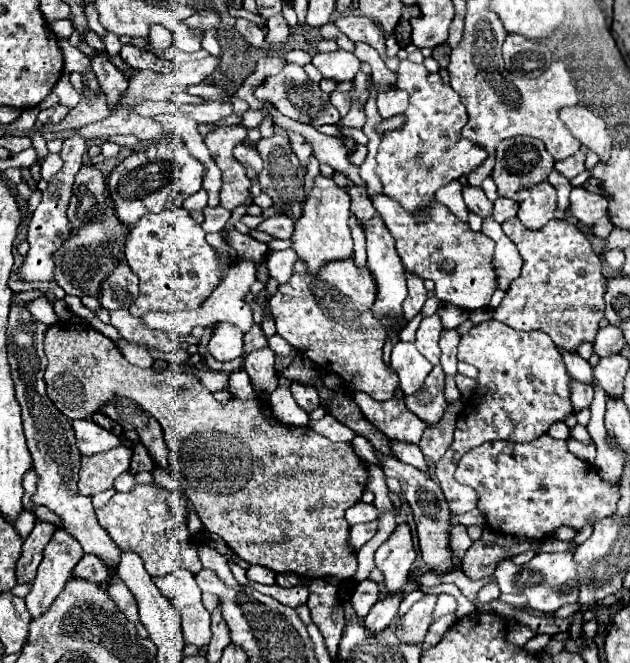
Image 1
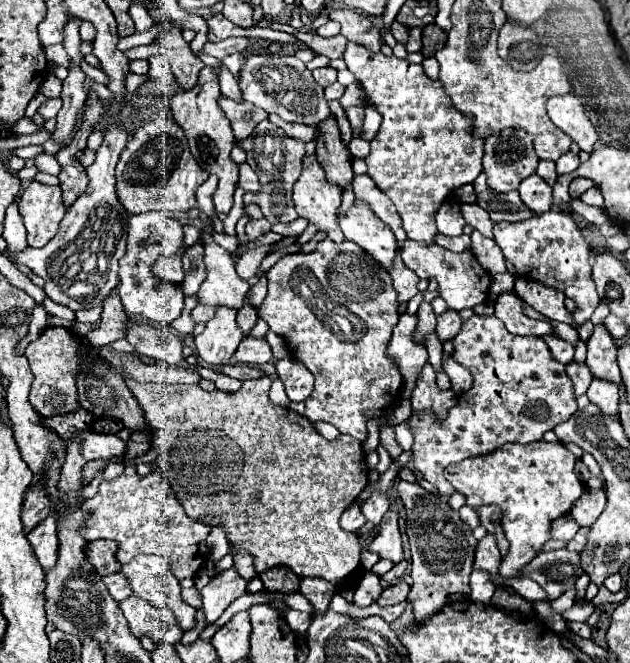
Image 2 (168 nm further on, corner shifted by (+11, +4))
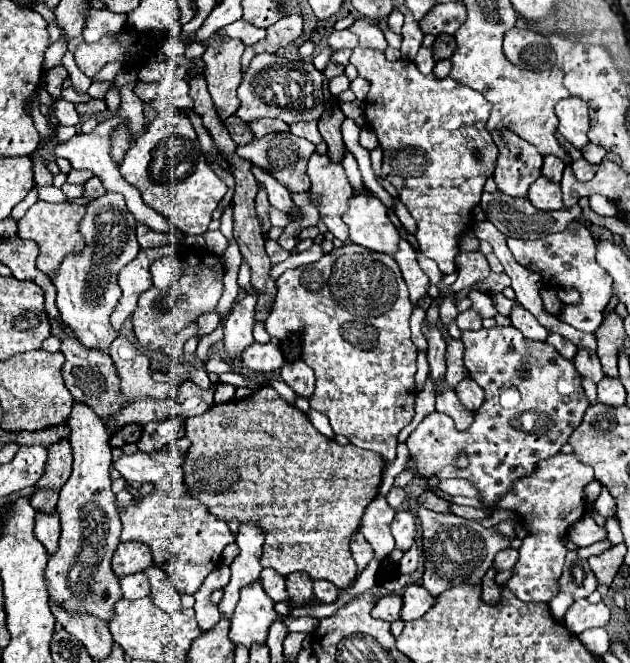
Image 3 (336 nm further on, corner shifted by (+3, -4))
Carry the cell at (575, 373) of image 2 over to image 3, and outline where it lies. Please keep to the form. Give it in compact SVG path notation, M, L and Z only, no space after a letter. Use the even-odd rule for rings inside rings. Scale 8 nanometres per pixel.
M579 350L577 356L573 358L573 364L575 364L577 372L579 372L583 378L593 380L595 384L599 384L599 382L605 378L605 374L603 374L603 370L601 370L601 364L599 364L597 356L591 354L591 352L587 352L587 350Z

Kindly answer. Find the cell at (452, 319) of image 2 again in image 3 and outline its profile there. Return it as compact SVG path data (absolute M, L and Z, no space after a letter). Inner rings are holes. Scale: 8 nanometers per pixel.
M465 310L455 318L455 324L459 326L459 330L479 330L481 328L481 318L477 312Z

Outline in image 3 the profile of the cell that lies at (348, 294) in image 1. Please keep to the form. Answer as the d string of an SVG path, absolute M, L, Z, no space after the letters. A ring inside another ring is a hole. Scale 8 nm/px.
M349 244L349 246L341 246L341 248L333 248L329 254L325 254L321 260L313 262L313 264L305 264L305 266L299 266L295 270L287 270L283 272L277 280L277 296L275 296L275 302L273 302L273 308L271 308L271 314L269 318L265 320L265 328L267 332L273 336L273 338L279 338L281 336L291 336L291 334L299 334L301 336L301 346L303 346L303 362L309 364L313 370L315 370L315 392L313 396L309 398L309 404L313 410L319 410L323 412L329 422L331 422L331 428L335 430L335 434L343 434L343 436L349 438L353 444L361 446L361 448L367 448L367 450L373 450L377 452L385 464L391 464L395 460L395 450L397 450L397 434L401 432L403 426L407 426L411 420L413 420L413 404L415 404L415 384L413 384L413 376L415 376L415 358L417 358L417 348L415 344L411 342L411 332L409 332L409 318L411 318L411 310L413 310L413 304L409 302L409 292L407 292L407 286L405 286L405 280L399 272L399 266L397 262L387 256L387 254L379 254L379 252L371 252L363 246L357 246L357 244Z

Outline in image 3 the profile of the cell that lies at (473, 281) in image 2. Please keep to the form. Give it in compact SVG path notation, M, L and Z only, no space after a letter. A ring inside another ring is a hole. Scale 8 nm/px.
M471 290L467 294L467 298L471 300L471 310L479 312L481 318L493 318L497 314L495 306L493 306L493 300L487 292L481 292L481 290Z

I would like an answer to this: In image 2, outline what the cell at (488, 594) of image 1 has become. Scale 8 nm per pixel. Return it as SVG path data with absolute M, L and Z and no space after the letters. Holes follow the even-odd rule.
M399 480L397 492L407 510L407 536L413 554L411 576L415 584L411 586L407 600L413 604L415 620L421 622L439 612L447 604L449 594L469 594L469 576L473 570L477 538L461 520L459 512L451 510L445 500L429 494L419 484Z

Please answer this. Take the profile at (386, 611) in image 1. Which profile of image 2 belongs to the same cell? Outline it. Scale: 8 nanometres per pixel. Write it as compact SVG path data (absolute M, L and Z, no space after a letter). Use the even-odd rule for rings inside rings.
M399 580L395 586L383 590L381 598L377 600L379 606L393 606L393 604L399 604L399 602L405 602L407 600L407 594L409 594L409 584L405 580Z

